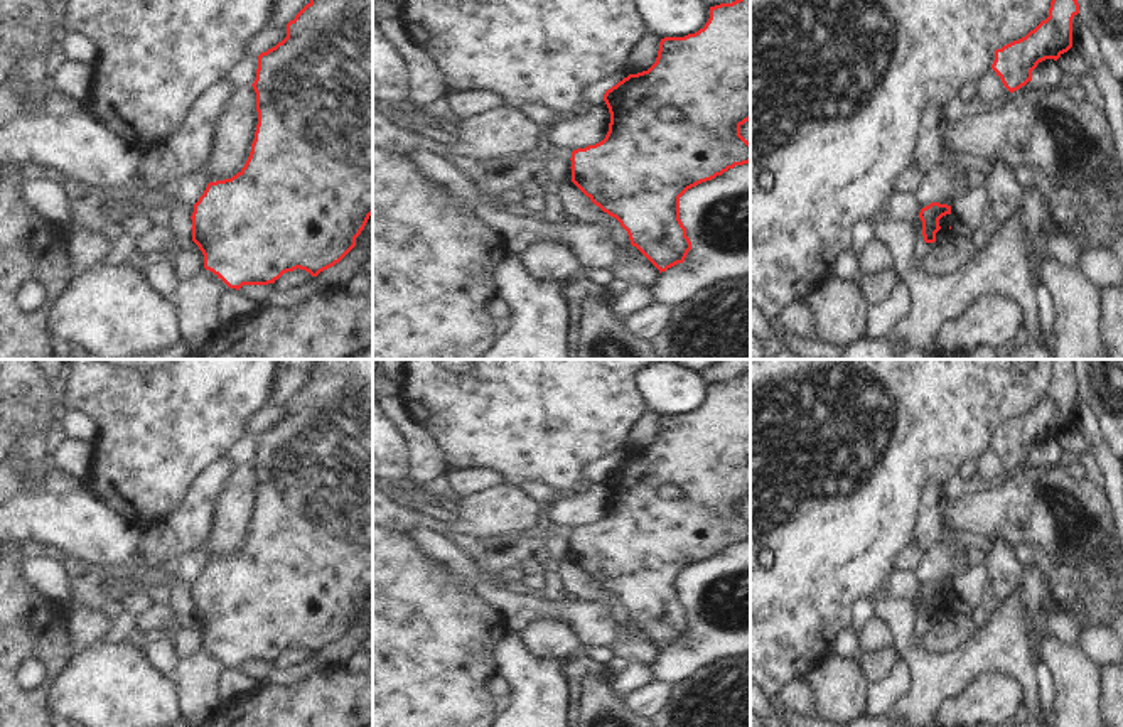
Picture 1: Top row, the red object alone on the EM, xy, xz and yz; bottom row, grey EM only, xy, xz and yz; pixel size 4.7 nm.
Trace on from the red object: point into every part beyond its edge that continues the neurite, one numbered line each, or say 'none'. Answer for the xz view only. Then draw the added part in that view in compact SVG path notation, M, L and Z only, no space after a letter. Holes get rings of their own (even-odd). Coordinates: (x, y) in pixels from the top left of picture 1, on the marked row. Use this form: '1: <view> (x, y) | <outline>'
none

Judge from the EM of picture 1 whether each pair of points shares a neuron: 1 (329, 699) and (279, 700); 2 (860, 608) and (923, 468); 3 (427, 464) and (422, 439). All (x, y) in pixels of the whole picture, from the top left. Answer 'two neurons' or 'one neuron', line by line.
1: one neuron
2: two neurons
3: one neuron

